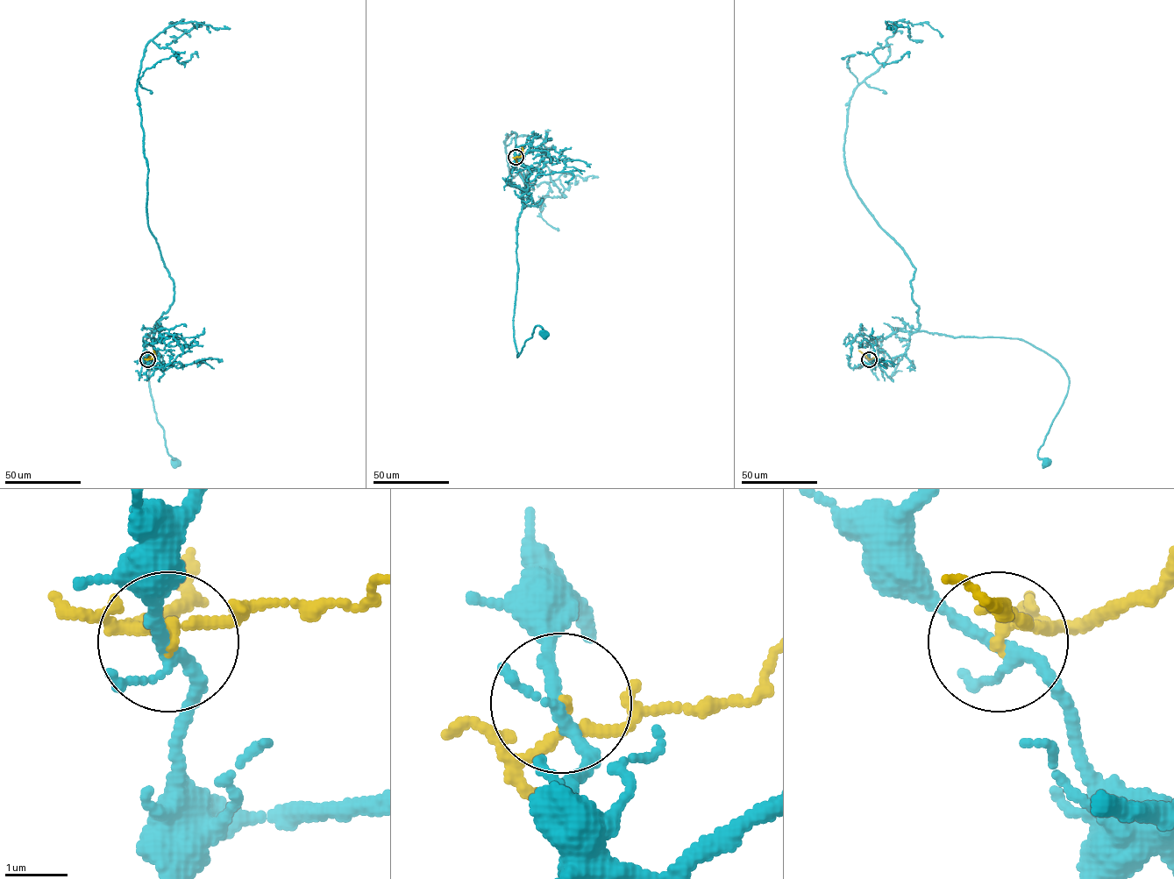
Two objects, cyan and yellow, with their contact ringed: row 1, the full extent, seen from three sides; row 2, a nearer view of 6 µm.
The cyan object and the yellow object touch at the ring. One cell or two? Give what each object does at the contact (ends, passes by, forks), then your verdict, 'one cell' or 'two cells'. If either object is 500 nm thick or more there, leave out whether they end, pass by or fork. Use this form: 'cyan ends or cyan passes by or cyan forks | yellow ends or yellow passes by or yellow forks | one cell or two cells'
cyan forks | yellow passes by | two cells

